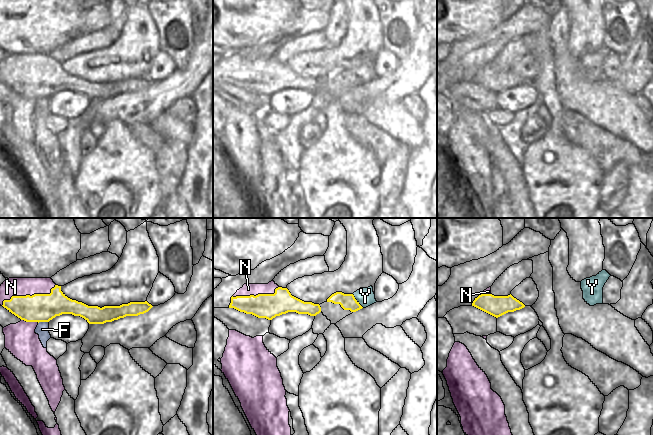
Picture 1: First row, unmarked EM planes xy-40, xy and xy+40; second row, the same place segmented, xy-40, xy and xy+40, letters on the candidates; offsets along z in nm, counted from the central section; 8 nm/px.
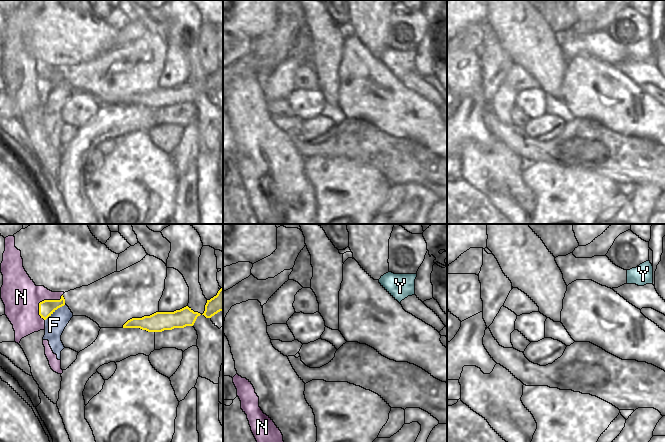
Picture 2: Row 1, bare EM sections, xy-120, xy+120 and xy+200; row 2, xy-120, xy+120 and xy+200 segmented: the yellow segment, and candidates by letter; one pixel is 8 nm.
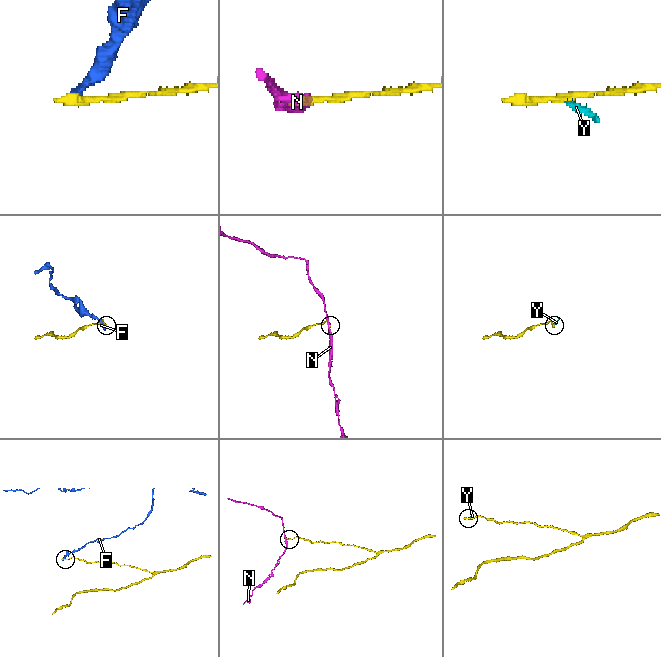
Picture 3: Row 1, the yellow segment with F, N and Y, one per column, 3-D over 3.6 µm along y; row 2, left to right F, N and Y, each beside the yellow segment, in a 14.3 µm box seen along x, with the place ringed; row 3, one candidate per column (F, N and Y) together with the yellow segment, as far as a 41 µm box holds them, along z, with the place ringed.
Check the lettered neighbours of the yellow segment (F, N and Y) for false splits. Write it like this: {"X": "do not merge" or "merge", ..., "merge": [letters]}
{"F": "do not merge", "N": "do not merge", "Y": "do not merge", "merge": []}

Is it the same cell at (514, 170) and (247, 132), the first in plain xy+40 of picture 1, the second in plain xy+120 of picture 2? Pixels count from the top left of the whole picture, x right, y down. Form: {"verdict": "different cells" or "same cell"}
{"verdict": "same cell"}

